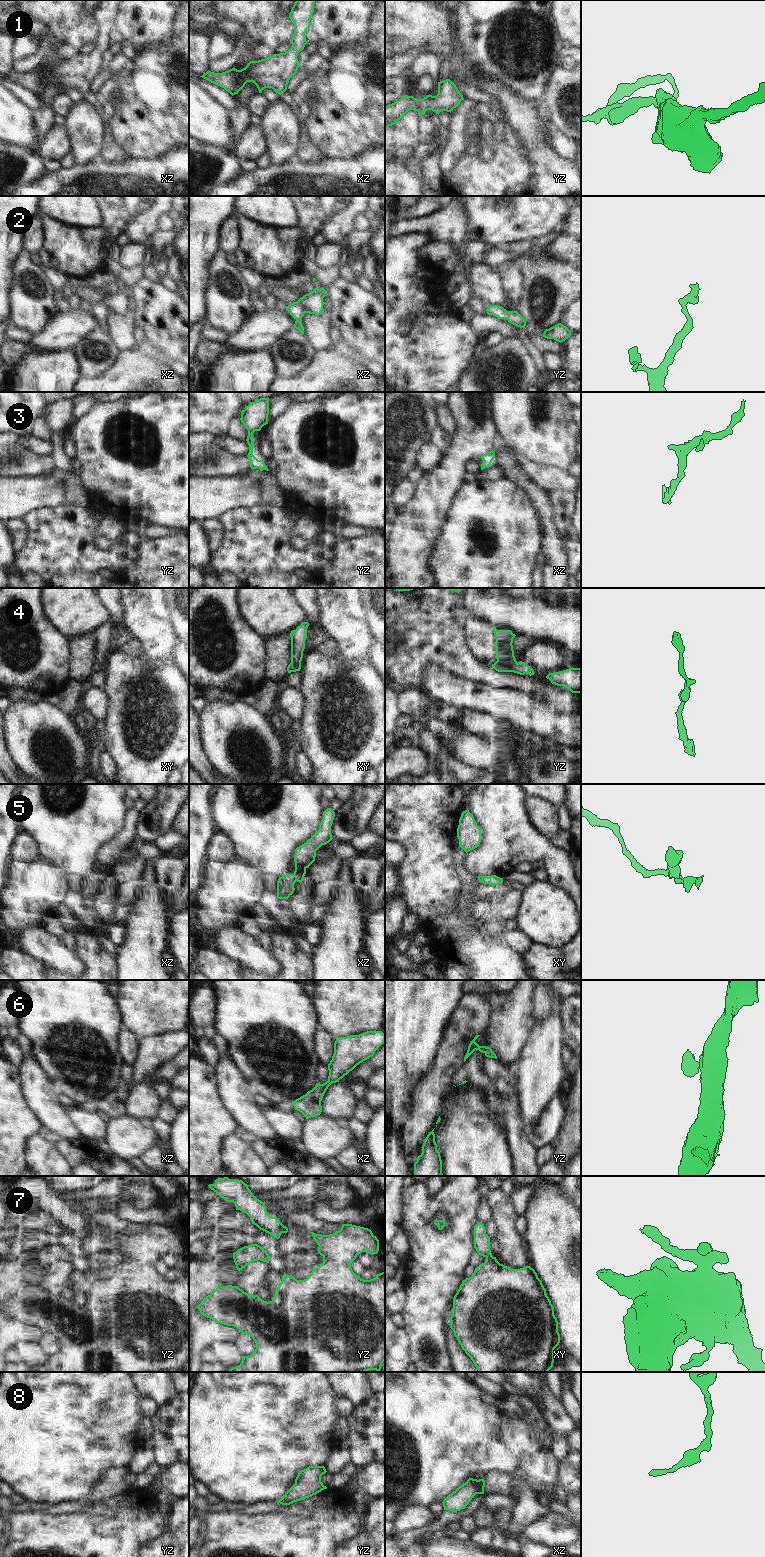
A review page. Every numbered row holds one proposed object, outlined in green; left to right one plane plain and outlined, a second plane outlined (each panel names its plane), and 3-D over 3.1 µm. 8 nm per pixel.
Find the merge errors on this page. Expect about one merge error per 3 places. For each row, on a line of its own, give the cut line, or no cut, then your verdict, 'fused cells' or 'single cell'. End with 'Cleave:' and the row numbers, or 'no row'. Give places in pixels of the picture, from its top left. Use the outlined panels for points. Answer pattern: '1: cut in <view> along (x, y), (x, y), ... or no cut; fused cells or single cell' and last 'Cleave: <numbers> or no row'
1: no cut; single cell
2: no cut; single cell
3: no cut; single cell
4: no cut; single cell
5: no cut; single cell
6: no cut; single cell
7: no cut; single cell
8: no cut; single cell
Cleave: no row

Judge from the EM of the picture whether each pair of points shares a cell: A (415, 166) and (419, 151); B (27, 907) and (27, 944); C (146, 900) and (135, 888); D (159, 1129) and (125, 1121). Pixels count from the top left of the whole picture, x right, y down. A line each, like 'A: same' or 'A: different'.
A: same
B: different
C: different
D: different

